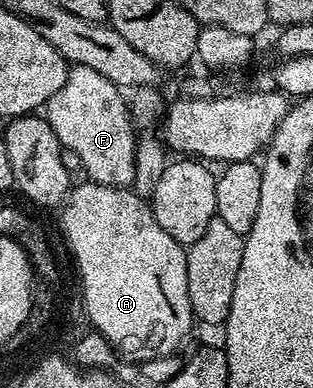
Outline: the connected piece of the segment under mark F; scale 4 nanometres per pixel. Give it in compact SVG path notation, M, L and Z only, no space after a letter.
M71 65L64 88L48 99L44 107L46 123L56 132L63 150L77 152L86 169L85 177L105 186L130 188L136 172L138 138L132 110L122 99L123 91L112 80L100 76L93 68Z

